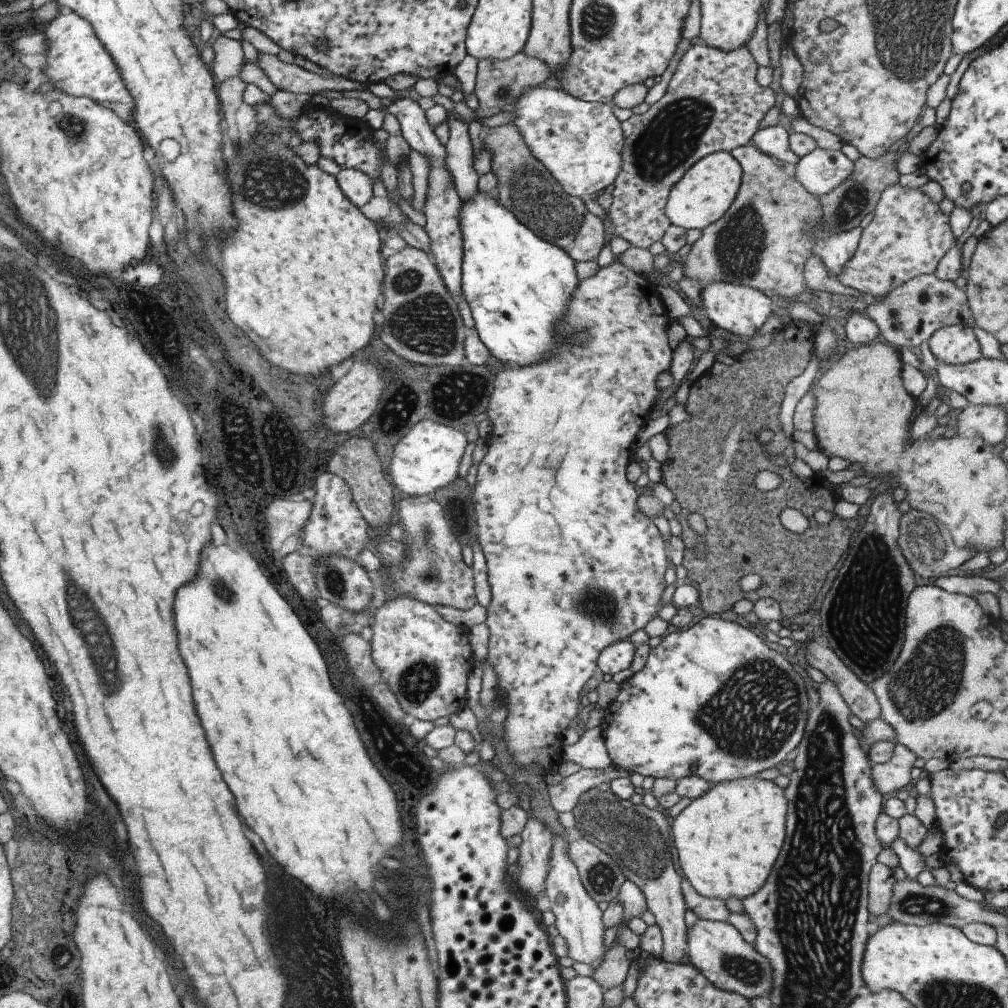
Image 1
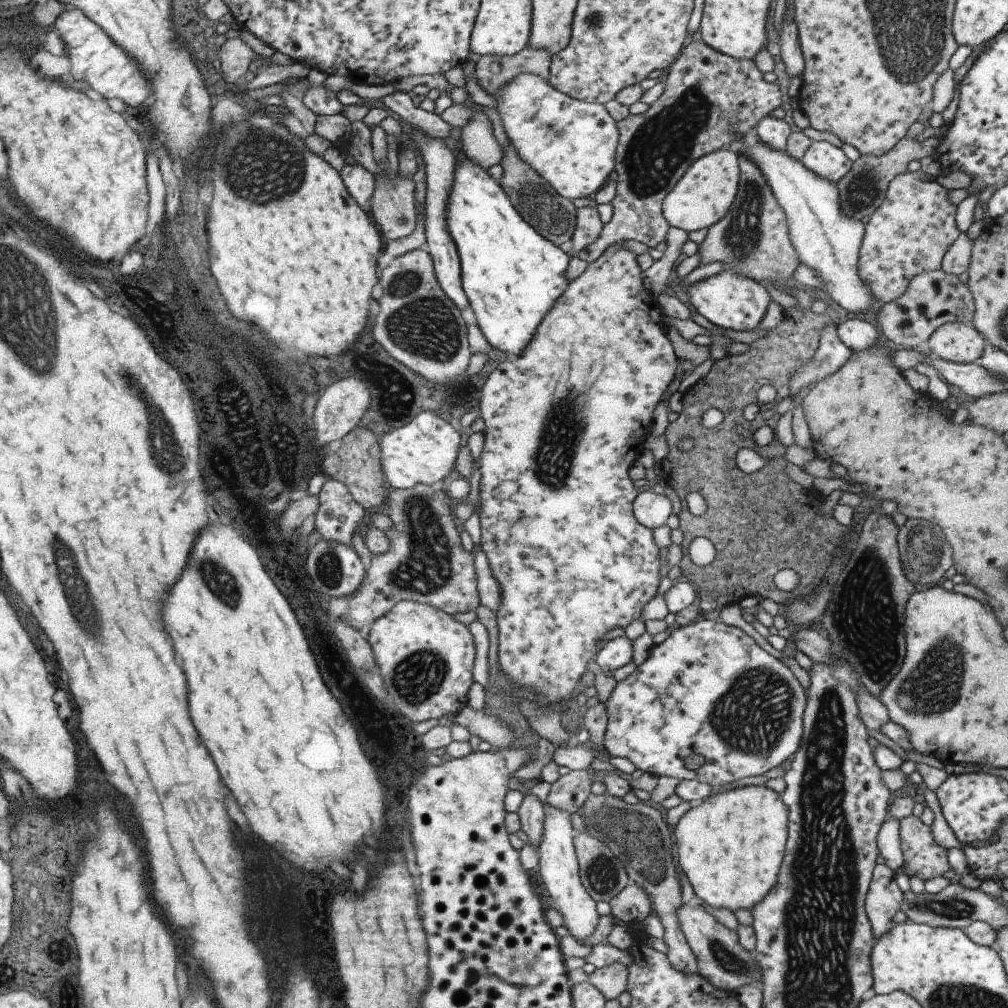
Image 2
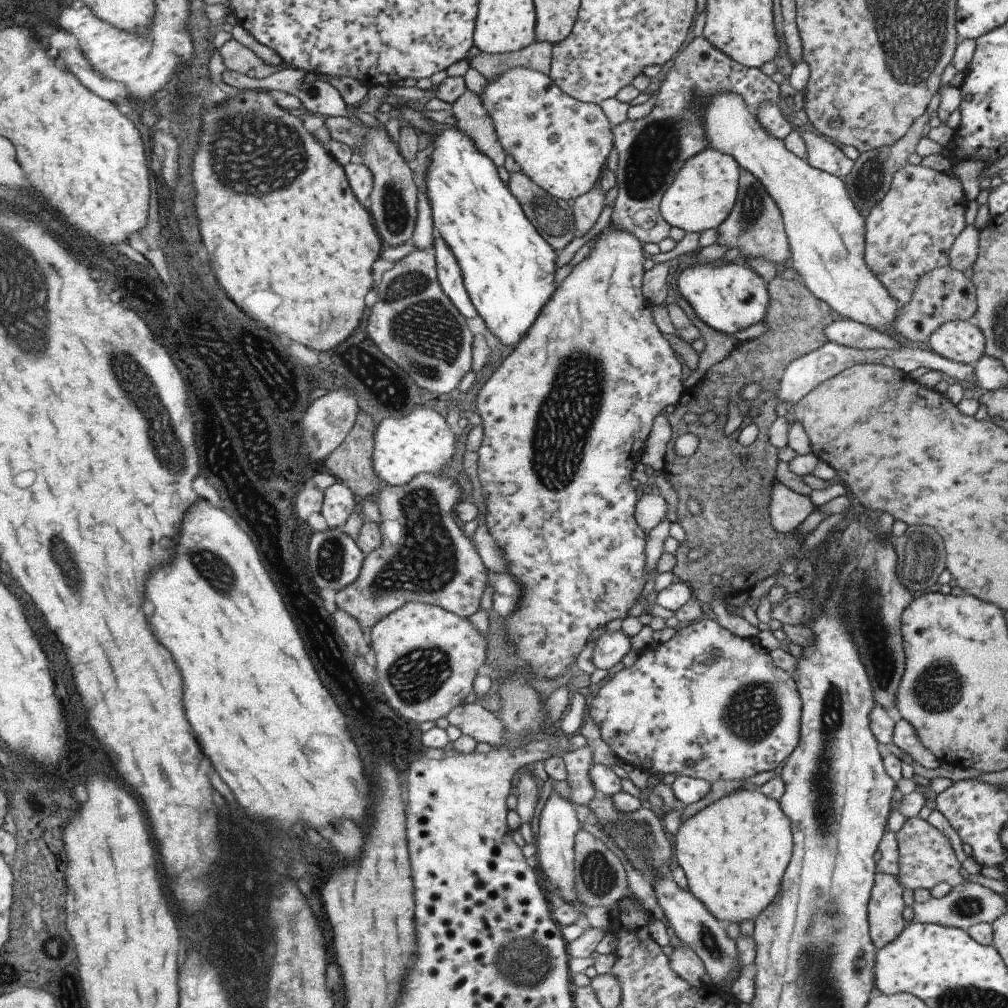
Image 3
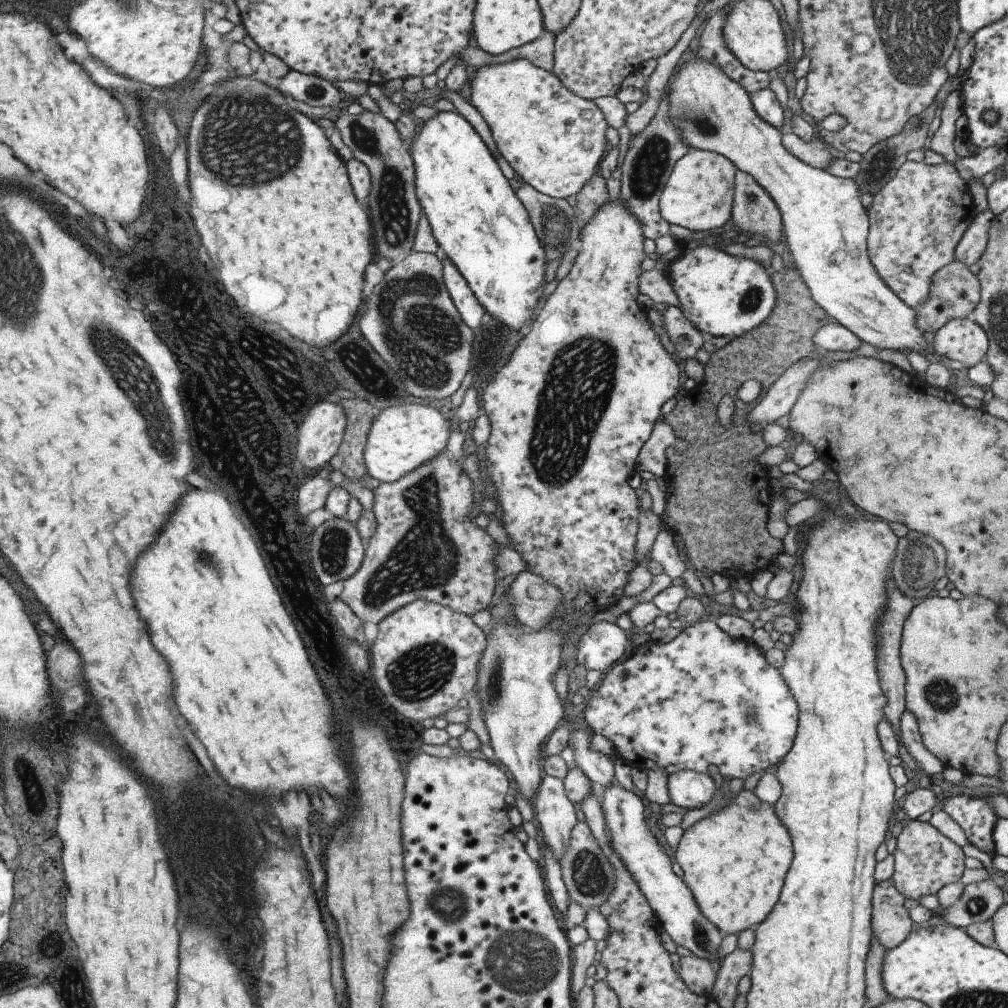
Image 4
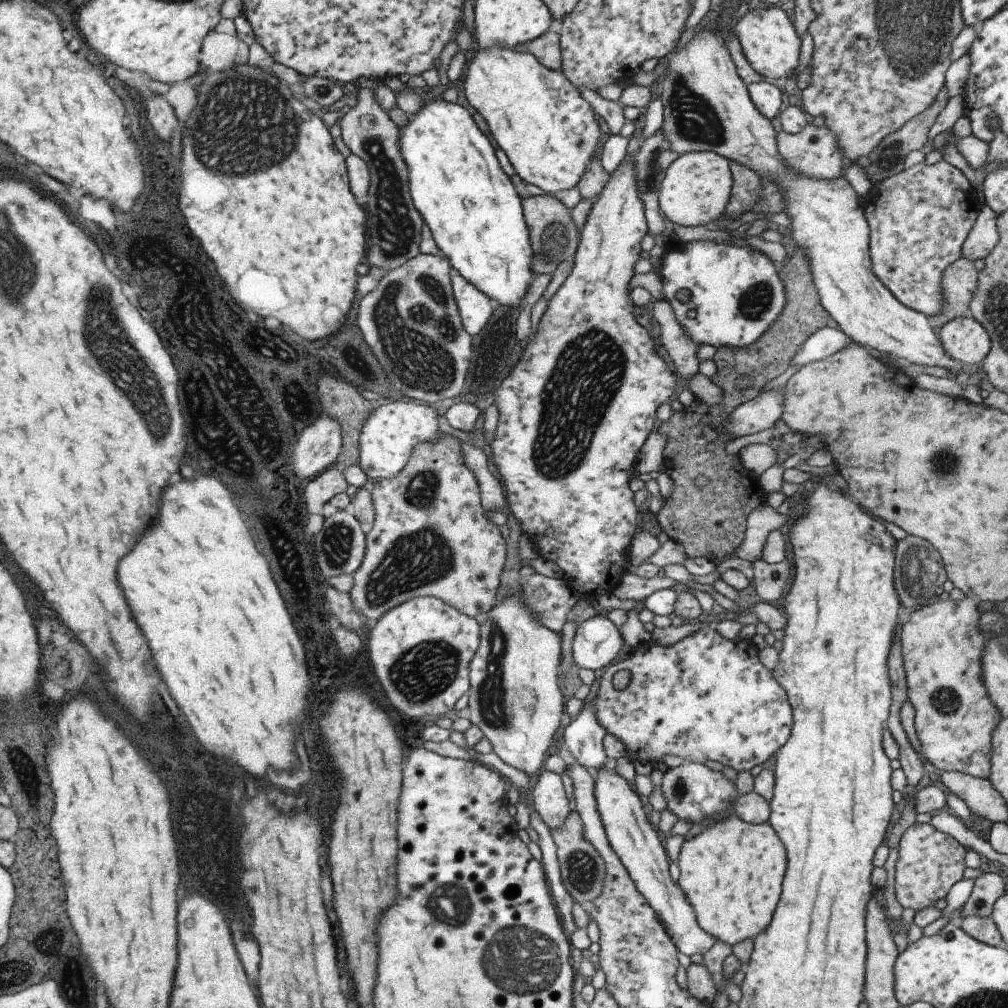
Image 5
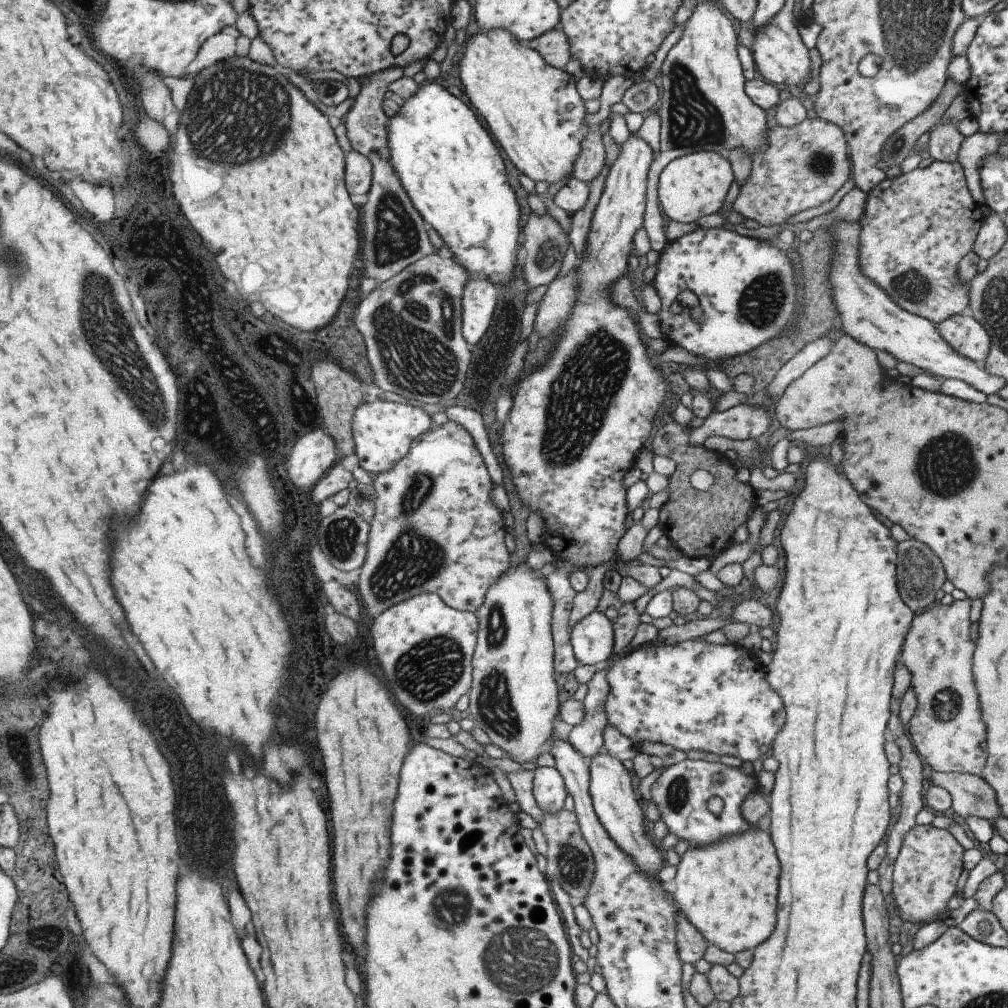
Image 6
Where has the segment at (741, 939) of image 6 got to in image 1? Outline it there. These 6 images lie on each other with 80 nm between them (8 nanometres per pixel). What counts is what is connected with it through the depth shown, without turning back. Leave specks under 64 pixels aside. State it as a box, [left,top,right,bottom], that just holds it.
[669,776,785,902]

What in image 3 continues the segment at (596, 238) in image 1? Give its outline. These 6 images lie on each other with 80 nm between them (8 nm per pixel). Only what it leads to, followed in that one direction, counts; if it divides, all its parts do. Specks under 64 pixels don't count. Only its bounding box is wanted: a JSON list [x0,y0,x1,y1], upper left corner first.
[572,185,604,236]

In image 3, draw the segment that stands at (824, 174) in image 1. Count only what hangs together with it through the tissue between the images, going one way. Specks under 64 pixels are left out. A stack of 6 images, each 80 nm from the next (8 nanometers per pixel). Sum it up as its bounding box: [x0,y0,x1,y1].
[799,133,853,178]

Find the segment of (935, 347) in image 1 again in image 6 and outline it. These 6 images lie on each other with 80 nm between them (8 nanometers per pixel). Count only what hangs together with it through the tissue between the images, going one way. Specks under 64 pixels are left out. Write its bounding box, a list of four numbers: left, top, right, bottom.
[935,315,990,364]

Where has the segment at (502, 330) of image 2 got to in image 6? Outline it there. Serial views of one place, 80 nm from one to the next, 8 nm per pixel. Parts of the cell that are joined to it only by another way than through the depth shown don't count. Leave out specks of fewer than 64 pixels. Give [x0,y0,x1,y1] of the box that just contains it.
[385,82,523,286]

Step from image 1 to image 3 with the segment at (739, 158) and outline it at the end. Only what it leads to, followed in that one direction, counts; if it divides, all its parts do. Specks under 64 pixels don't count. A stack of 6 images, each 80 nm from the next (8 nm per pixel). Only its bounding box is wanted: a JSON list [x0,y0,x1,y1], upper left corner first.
[716,168,791,268]

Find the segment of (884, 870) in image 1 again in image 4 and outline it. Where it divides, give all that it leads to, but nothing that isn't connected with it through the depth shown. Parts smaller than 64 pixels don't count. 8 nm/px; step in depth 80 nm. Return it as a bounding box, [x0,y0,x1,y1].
[870,877,912,949]

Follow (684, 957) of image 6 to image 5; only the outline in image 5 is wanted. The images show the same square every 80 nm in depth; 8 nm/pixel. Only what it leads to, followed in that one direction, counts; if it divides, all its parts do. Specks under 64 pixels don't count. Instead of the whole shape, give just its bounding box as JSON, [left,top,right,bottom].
[593,762,717,957]

